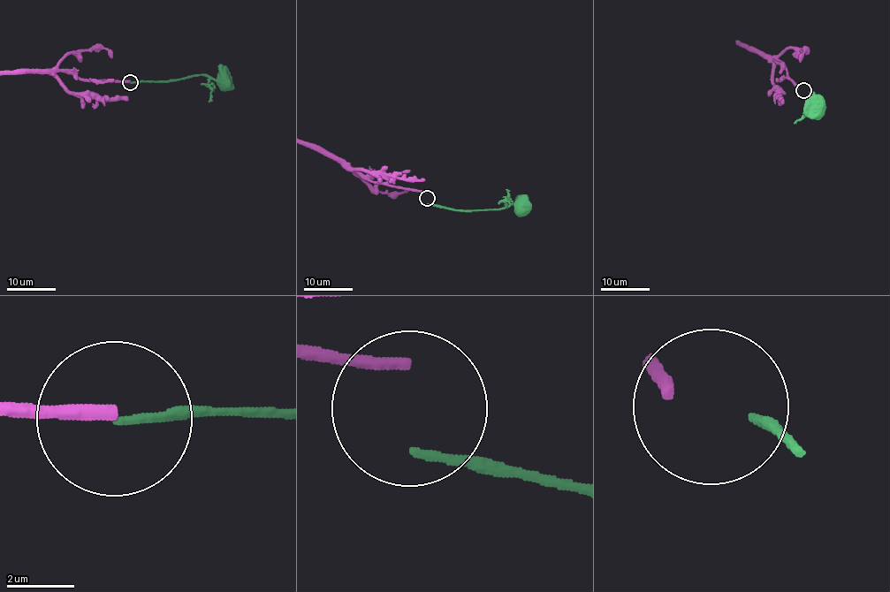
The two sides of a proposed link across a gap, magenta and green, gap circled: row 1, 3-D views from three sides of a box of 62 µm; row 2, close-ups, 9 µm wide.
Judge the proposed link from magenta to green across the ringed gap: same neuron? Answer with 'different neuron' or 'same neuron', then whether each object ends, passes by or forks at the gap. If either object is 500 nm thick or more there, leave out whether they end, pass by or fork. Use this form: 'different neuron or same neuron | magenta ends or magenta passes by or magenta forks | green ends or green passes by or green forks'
different neuron | magenta ends | green ends

